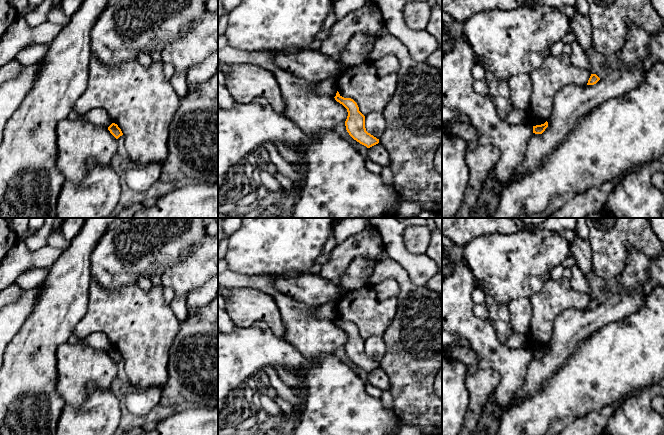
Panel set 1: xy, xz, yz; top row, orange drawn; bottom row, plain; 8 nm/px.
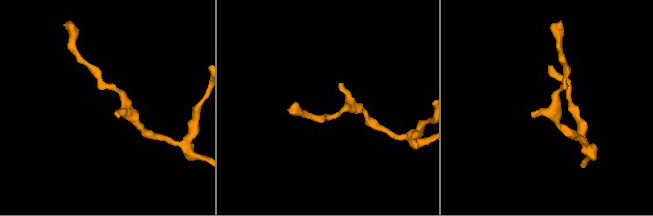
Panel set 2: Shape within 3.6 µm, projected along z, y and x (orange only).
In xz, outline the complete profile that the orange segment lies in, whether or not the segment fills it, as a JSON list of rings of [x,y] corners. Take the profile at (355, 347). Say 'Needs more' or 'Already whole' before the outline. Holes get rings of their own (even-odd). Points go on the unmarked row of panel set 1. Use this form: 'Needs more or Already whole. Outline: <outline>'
Already whole. Outline: [[[338,315],[334,322],[347,333],[348,340],[345,350],[349,359],[367,372],[378,368],[379,363],[366,355],[365,340],[359,335],[357,327],[351,322],[342,321]]]

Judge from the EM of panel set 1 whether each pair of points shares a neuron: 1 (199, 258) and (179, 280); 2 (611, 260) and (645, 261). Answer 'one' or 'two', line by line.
1: one
2: two

